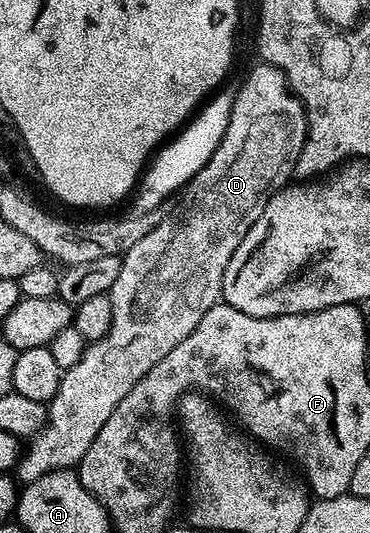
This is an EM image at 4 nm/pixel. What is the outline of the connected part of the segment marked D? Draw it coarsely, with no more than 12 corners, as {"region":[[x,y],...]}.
{"region":[[263,62],[178,208],[121,256],[112,325],[63,370],[23,484],[222,299],[291,182],[306,111]]}

